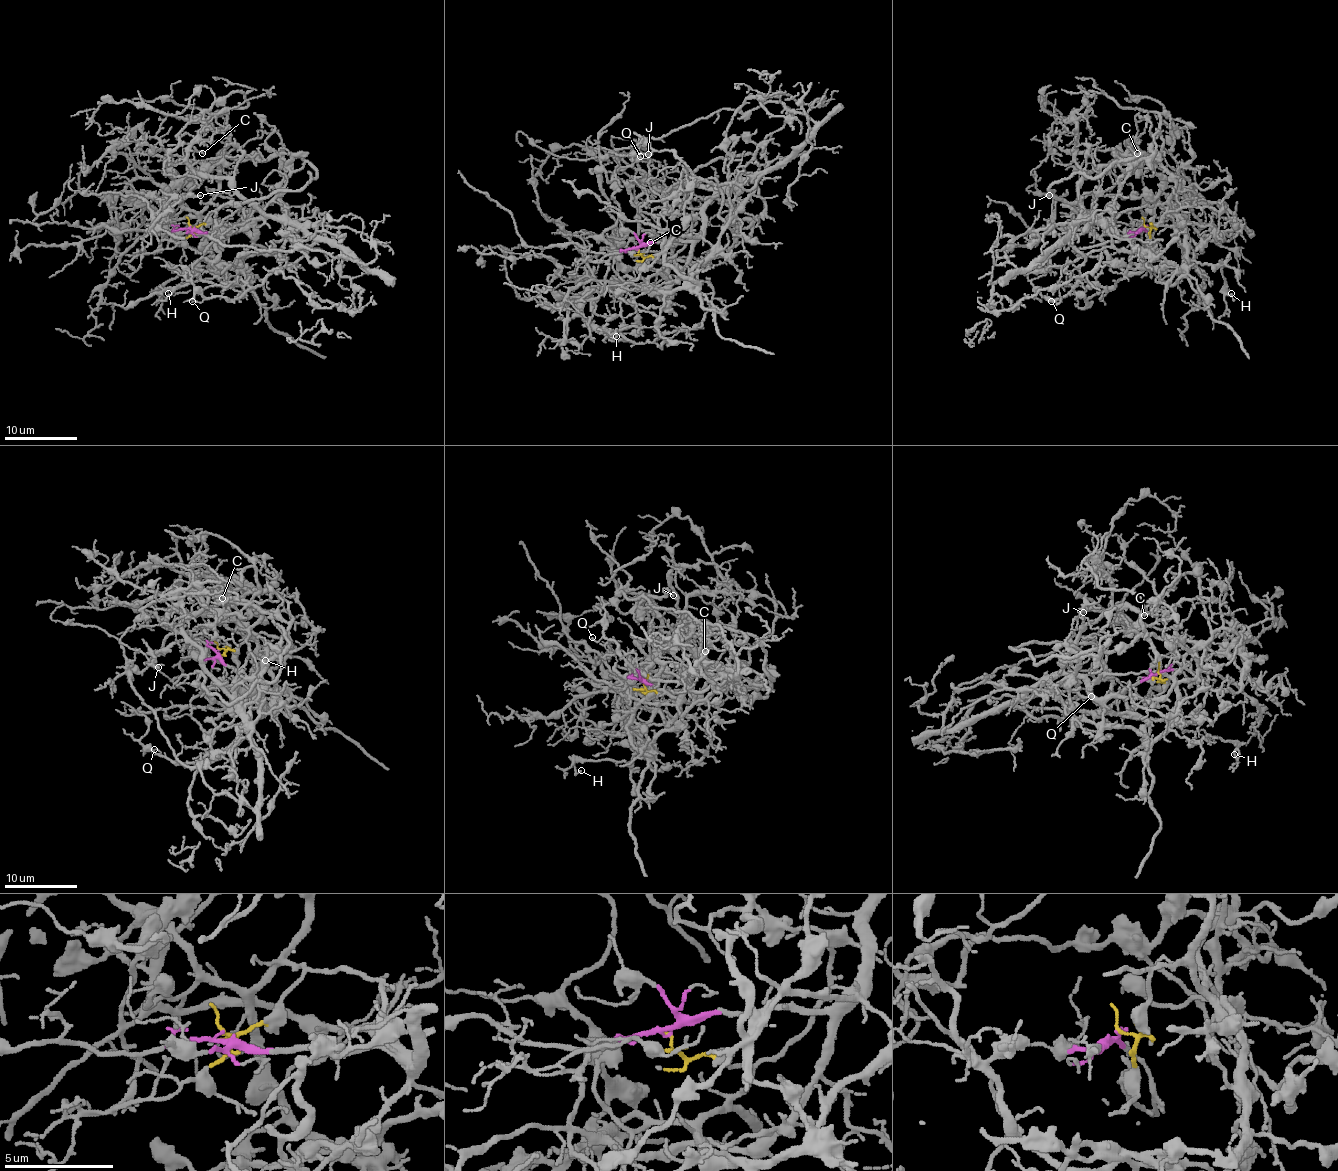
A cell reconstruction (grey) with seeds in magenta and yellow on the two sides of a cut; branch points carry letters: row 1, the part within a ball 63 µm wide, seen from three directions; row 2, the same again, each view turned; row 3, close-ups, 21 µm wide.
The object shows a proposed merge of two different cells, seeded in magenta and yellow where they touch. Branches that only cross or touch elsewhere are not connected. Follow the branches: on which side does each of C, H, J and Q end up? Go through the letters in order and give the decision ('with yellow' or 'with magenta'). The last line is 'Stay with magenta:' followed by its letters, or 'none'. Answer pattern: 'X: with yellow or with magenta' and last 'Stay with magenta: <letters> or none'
C: with magenta
H: with yellow
J: with yellow
Q: with magenta
Stay with magenta: C, Q

